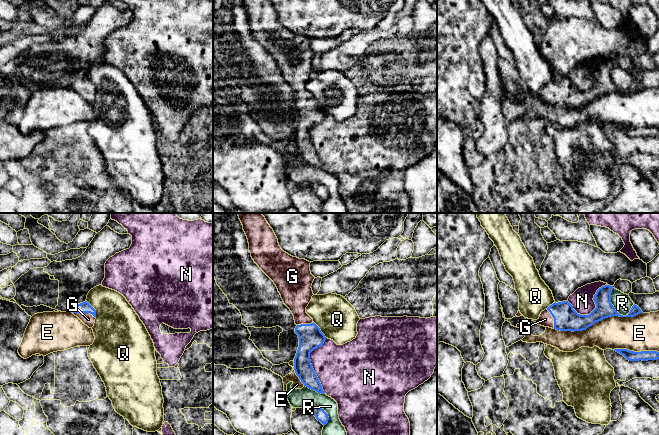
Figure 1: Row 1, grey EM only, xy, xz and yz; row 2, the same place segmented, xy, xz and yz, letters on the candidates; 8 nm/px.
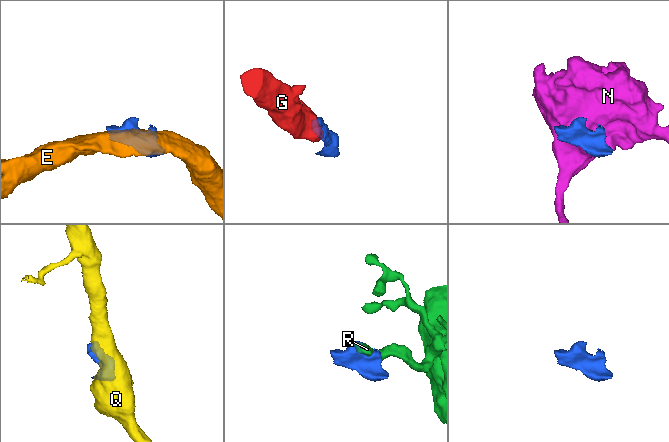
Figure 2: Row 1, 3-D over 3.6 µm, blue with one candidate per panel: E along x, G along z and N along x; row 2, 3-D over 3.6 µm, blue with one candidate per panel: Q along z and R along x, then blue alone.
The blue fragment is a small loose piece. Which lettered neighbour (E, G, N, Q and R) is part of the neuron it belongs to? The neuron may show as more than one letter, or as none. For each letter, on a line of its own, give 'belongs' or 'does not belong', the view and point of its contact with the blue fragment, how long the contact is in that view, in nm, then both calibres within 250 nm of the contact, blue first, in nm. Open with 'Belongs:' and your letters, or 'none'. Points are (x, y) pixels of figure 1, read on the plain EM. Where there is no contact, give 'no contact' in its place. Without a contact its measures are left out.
Belongs: G
E: does not belong; meets blue in yz at (597, 97); contact 750 nm long; 190 nm thick on the blue side, 260 nm on the other
G: belongs; meets blue in xy at (83, 88); contact 190 nm long; 90 nm thick on the blue side, 100 nm on the other
N: does not belong; meets blue in xz at (311, 140); contact 440 nm long; 190 nm thick on the blue side, 400 nm on the other
Q: does not belong; meets blue in xy at (94, 85); contact 160 nm long; 90 nm thick on the blue side, 380 nm on the other
R: does not belong; meets blue in yz at (612, 81); contact 260 nm long; 140 nm thick on the blue side, 150 nm on the other

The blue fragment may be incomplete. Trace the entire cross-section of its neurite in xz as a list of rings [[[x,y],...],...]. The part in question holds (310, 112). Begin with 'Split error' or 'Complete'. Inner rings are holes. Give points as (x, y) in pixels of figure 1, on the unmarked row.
Split error. [[[242,0],[249,19],[249,27],[254,38],[274,58],[284,80],[294,92],[295,109],[299,114],[299,123],[294,134],[294,146],[304,162],[324,170],[322,161],[312,143],[310,129],[322,122],[326,116],[320,104],[306,89],[306,83],[312,75],[312,59],[315,53],[311,50],[310,39],[305,35],[293,33],[279,22],[278,15],[269,0]]]

